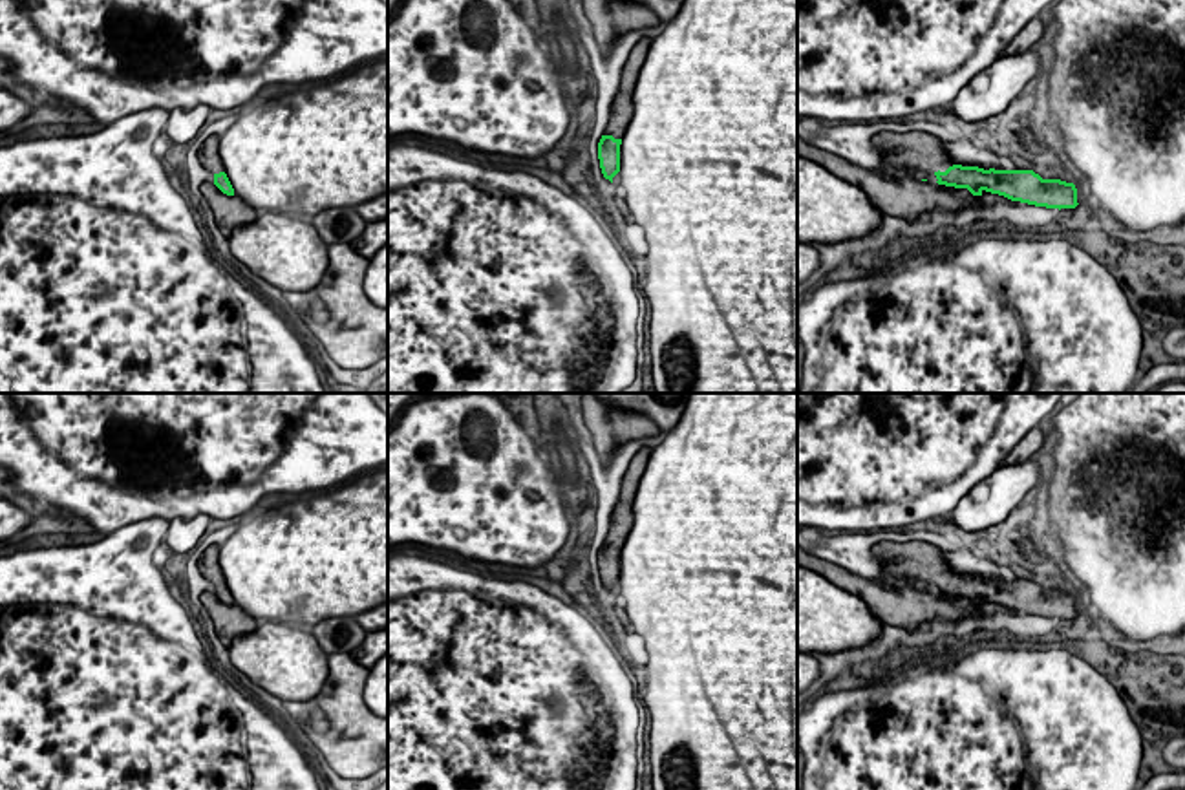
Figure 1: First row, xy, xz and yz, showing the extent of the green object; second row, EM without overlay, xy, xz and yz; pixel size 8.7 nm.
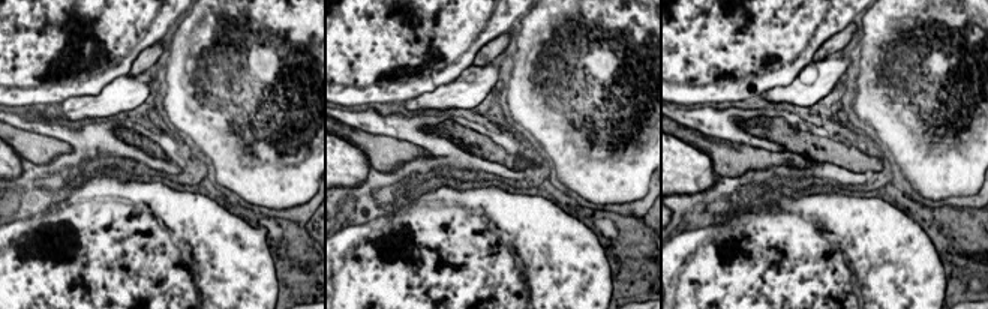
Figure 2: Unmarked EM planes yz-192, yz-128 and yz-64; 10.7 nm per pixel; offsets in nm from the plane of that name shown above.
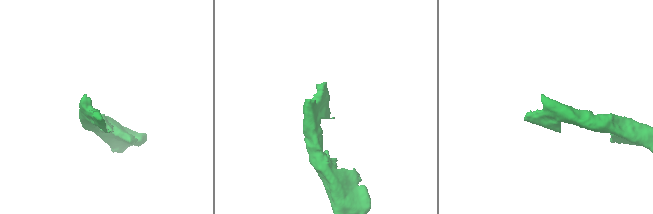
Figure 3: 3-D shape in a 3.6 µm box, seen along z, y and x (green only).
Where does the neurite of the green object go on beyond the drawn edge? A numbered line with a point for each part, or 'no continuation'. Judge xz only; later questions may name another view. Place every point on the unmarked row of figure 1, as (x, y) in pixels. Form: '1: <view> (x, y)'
1: xz (622, 516)

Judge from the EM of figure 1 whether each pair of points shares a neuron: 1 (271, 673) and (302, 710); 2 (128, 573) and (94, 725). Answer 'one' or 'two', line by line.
1: two
2: one

